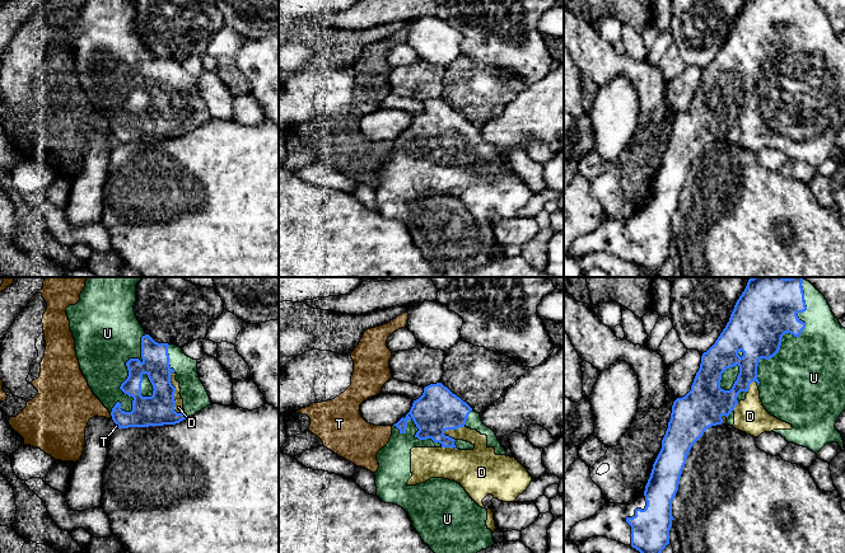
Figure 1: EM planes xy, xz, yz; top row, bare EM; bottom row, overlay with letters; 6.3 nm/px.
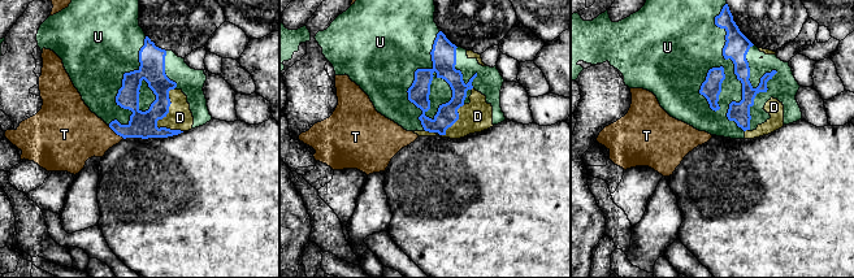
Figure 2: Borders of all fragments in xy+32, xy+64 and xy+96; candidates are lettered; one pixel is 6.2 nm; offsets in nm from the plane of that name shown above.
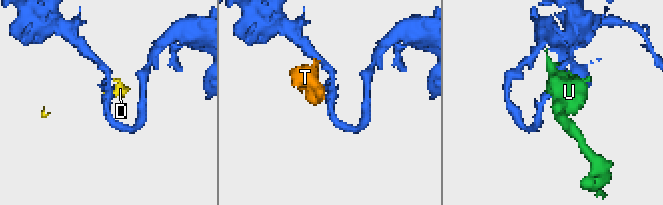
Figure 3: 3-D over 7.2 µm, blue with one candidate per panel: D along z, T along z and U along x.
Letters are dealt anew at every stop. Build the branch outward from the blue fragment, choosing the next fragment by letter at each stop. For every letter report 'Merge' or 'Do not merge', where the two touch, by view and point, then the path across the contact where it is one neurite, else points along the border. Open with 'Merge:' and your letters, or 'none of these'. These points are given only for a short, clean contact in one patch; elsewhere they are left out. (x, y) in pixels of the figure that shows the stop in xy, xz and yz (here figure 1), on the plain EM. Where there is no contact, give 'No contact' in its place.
Merge: none of these
D: Do not merge. Touches blue at xy (173, 111)
T: Do not merge. Touches blue at xy (111, 130). Boundary: xy (110, 129), (112, 131)
U: Do not merge. Touches blue at yz (789, 47)

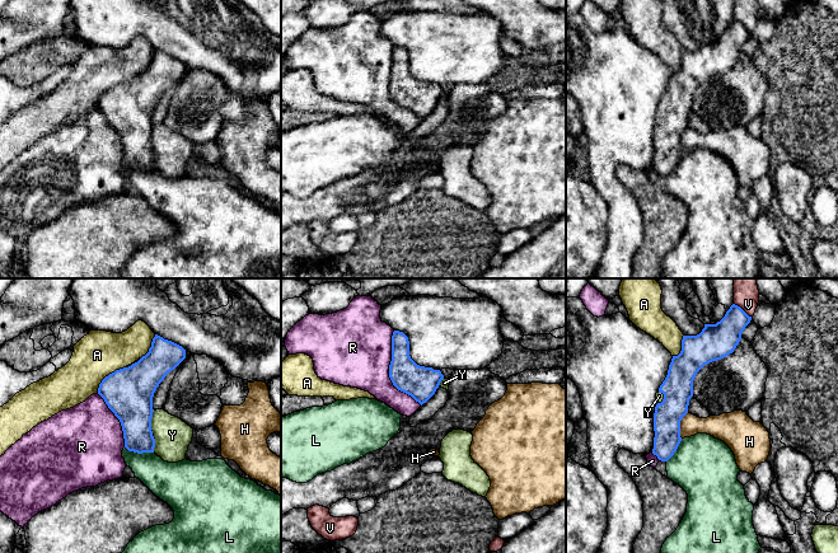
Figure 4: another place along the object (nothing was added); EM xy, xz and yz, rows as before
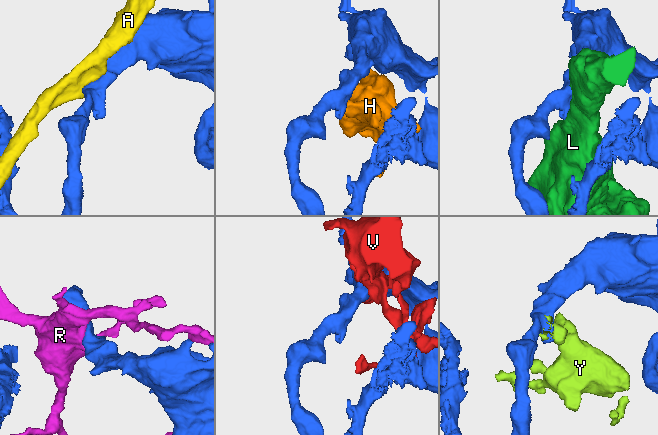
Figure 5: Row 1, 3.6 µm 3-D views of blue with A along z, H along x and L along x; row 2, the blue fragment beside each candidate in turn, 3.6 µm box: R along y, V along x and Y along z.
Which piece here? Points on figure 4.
Merge: H
A: Do not merge. Touches blue at xy (108, 90)
H: Merge. Touches blue at yz (679, 140)
L: Do not merge. Touches blue at xy (139, 168)
R: Do not merge. Touches blue at xz (389, 87)
V: Do not merge. Touches blue at yz (741, 24)
Y: Do not merge. Touches blue at xy (150, 137)

